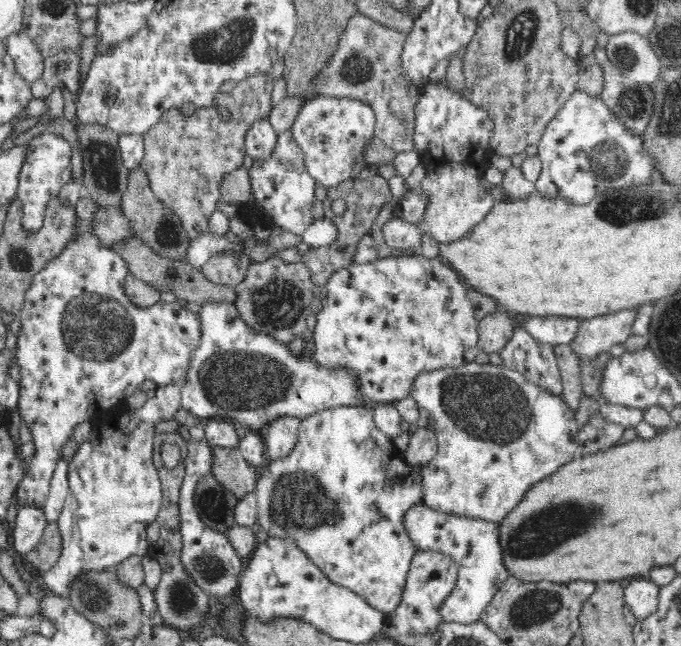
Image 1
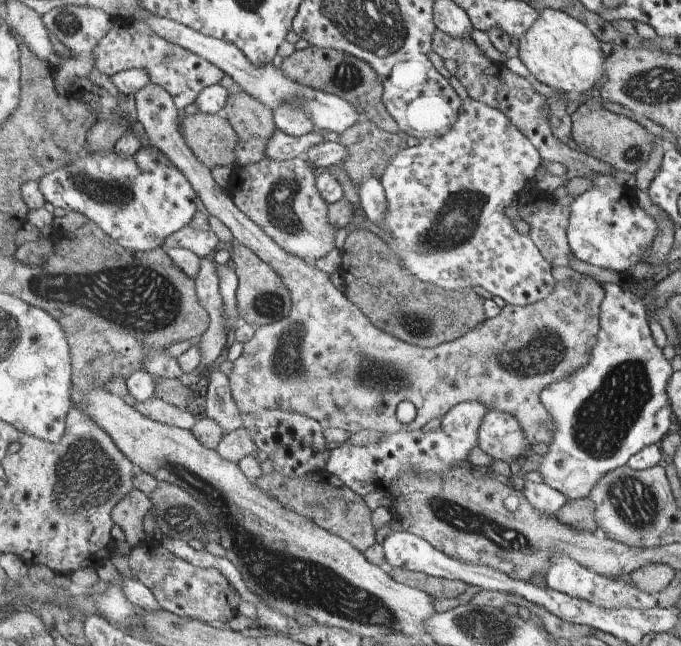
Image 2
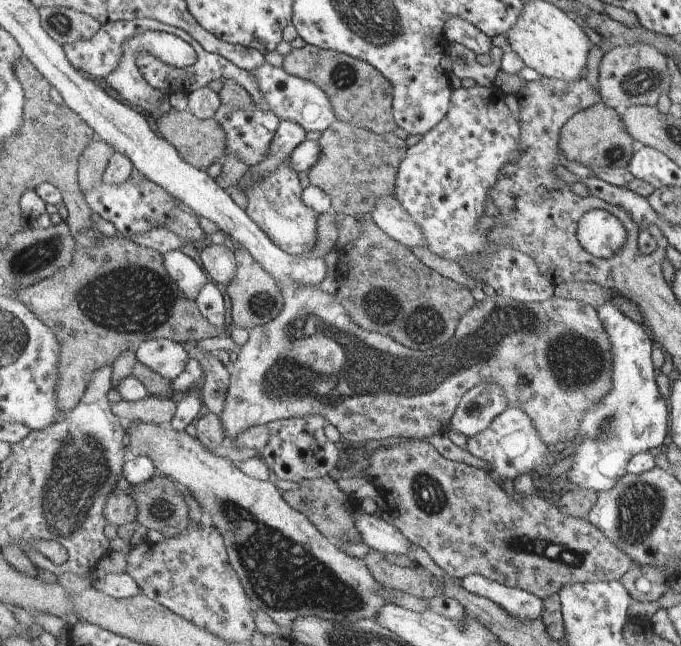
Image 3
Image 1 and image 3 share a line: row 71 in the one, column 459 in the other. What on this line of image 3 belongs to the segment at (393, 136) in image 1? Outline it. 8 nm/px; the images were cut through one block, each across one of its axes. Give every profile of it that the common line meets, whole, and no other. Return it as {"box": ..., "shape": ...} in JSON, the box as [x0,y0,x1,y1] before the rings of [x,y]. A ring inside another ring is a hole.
{"box":[220,284,613,445],"shape":[[[289,284],[289,286],[282,288],[282,293],[284,294],[283,312],[269,324],[254,327],[249,331],[249,340],[241,346],[238,359],[231,366],[231,382],[228,396],[223,414],[220,416],[229,444],[239,434],[247,432],[254,426],[268,425],[270,422],[278,421],[279,419],[304,418],[308,415],[325,416],[328,423],[339,430],[341,437],[351,442],[367,443],[375,440],[381,441],[384,438],[413,439],[413,436],[415,436],[415,439],[430,439],[433,435],[444,432],[449,428],[451,419],[455,416],[459,404],[461,404],[463,397],[466,396],[471,388],[475,388],[475,386],[485,382],[495,382],[503,386],[503,390],[507,392],[509,407],[518,407],[530,414],[531,418],[534,419],[535,426],[539,428],[539,434],[546,439],[547,444],[554,445],[557,442],[575,440],[579,423],[582,422],[582,416],[587,410],[591,410],[591,406],[595,402],[599,402],[605,394],[609,394],[609,390],[613,388],[613,354],[611,354],[610,335],[602,319],[599,318],[598,310],[593,306],[586,305],[577,298],[564,299],[554,296],[542,303],[525,304],[505,296],[499,296],[498,293],[493,296],[486,296],[484,300],[476,302],[475,306],[461,318],[455,336],[447,344],[442,344],[429,350],[413,350],[408,346],[399,344],[397,340],[393,340],[389,336],[383,336],[383,334],[377,334],[377,332],[359,327],[350,315],[346,313],[345,307],[338,301],[336,295],[327,294],[318,286]]]}

